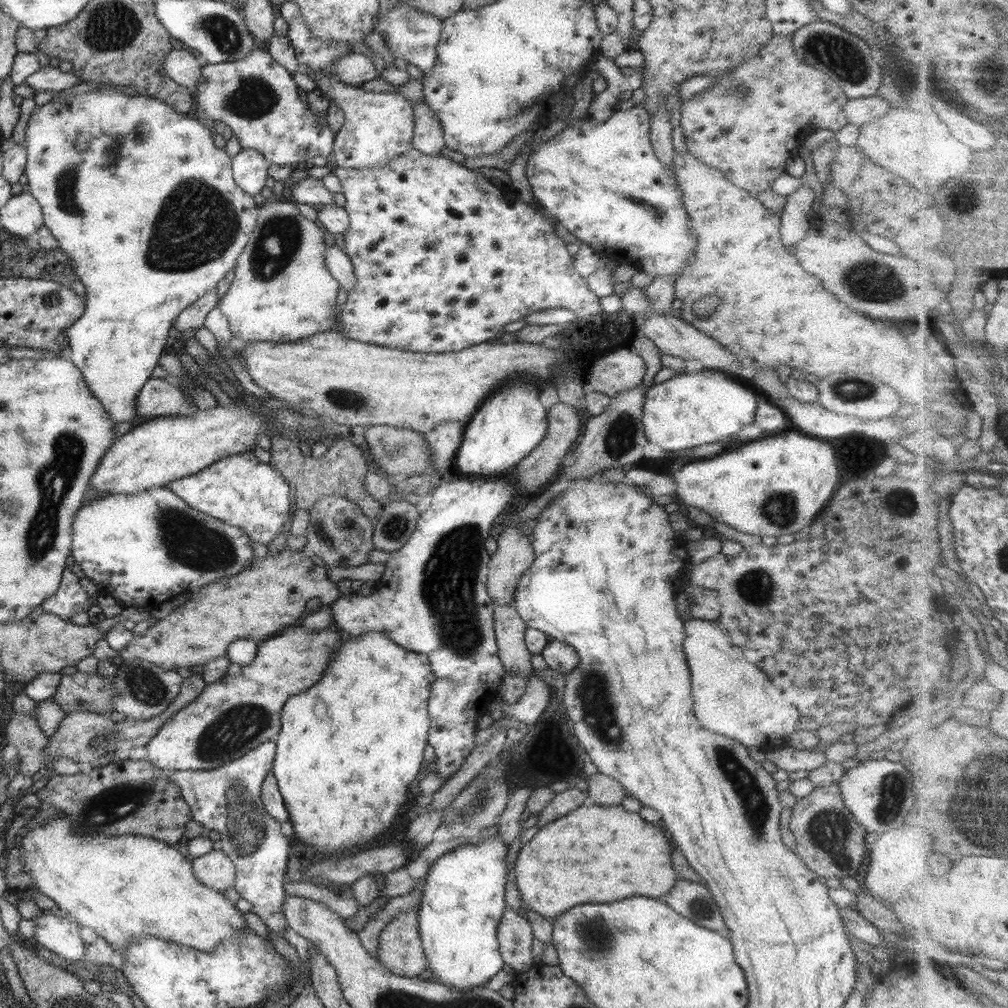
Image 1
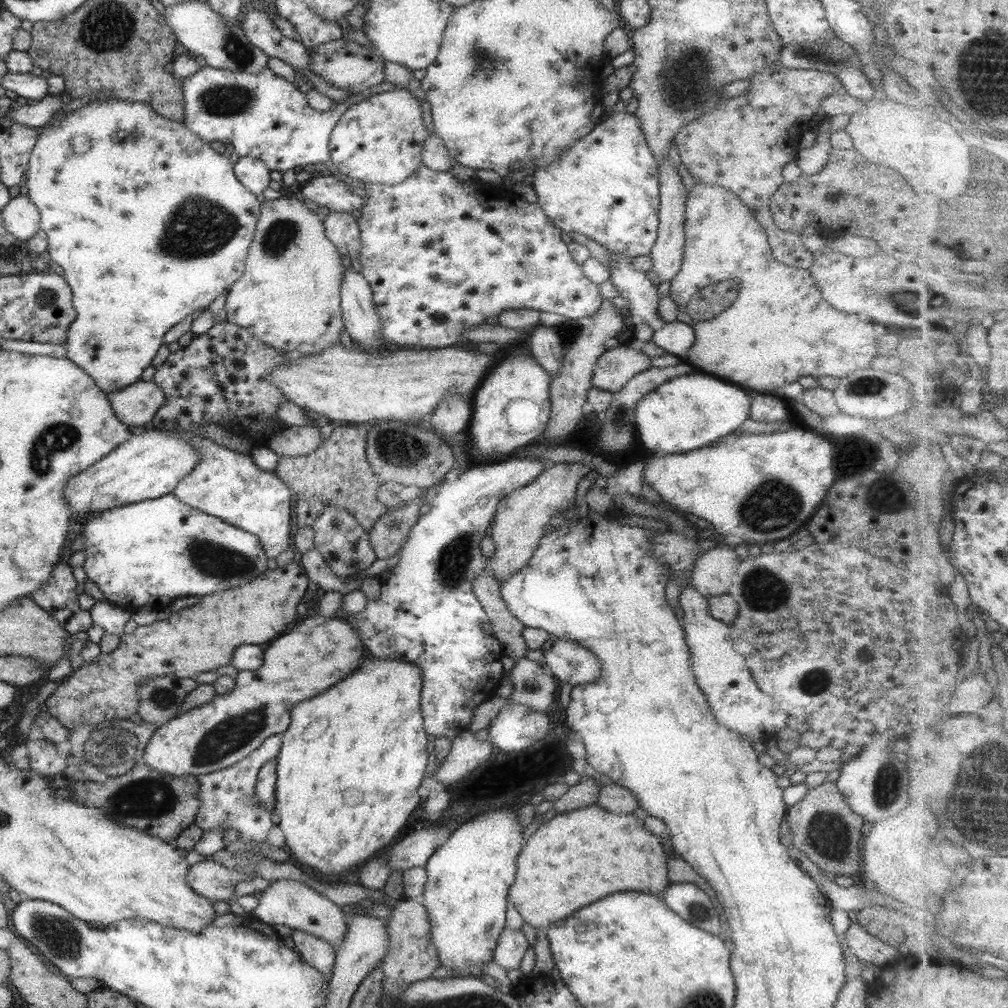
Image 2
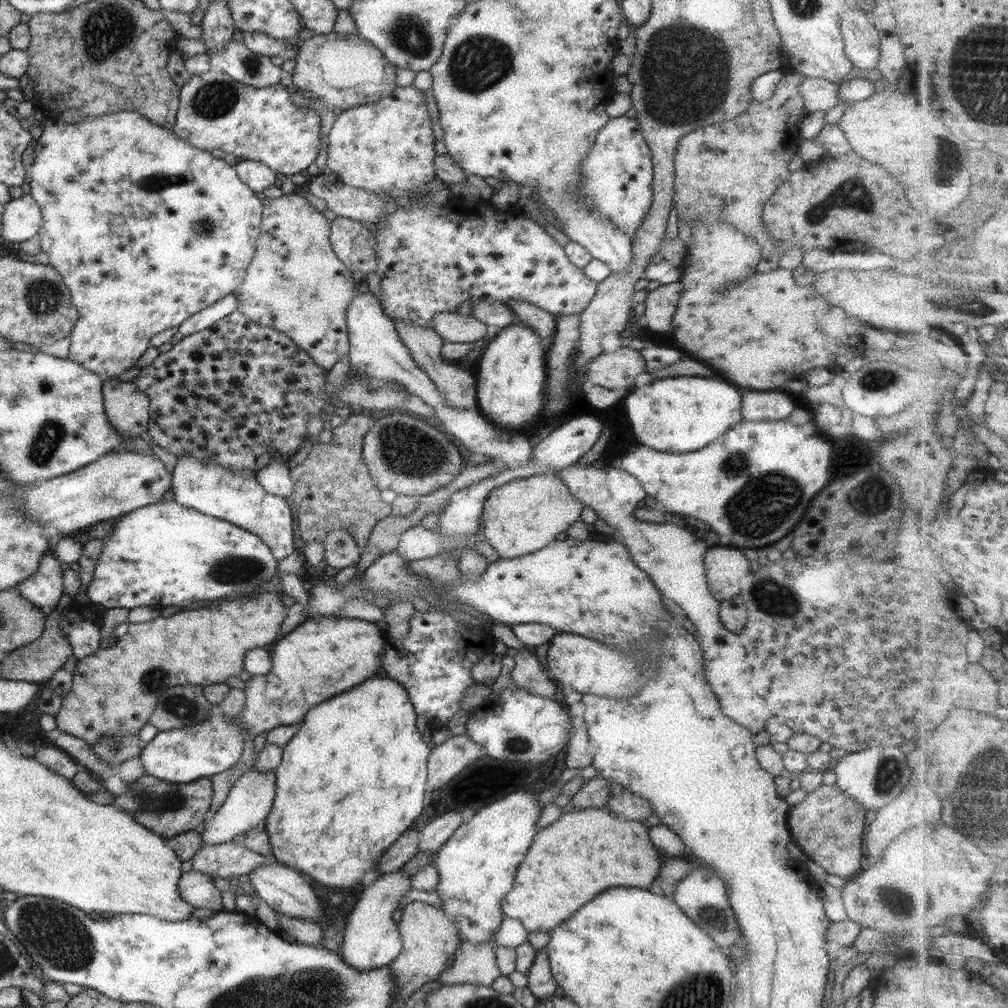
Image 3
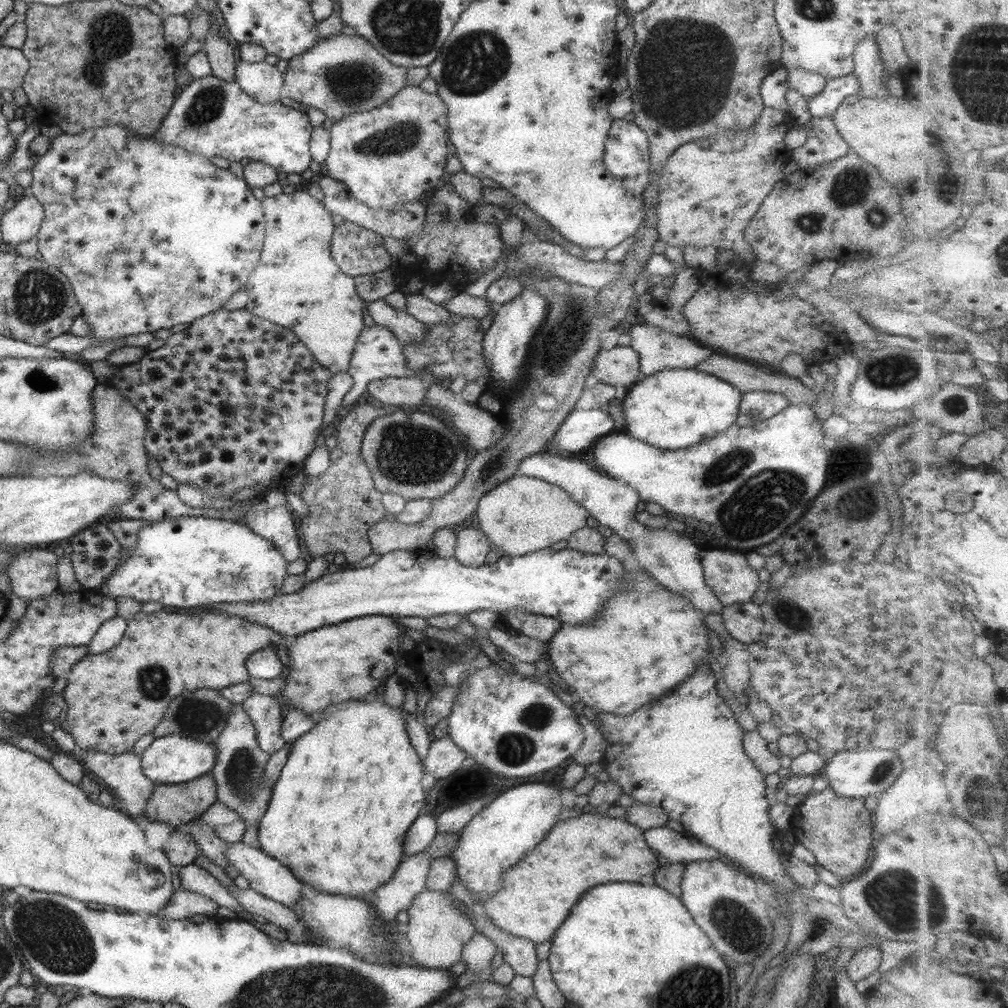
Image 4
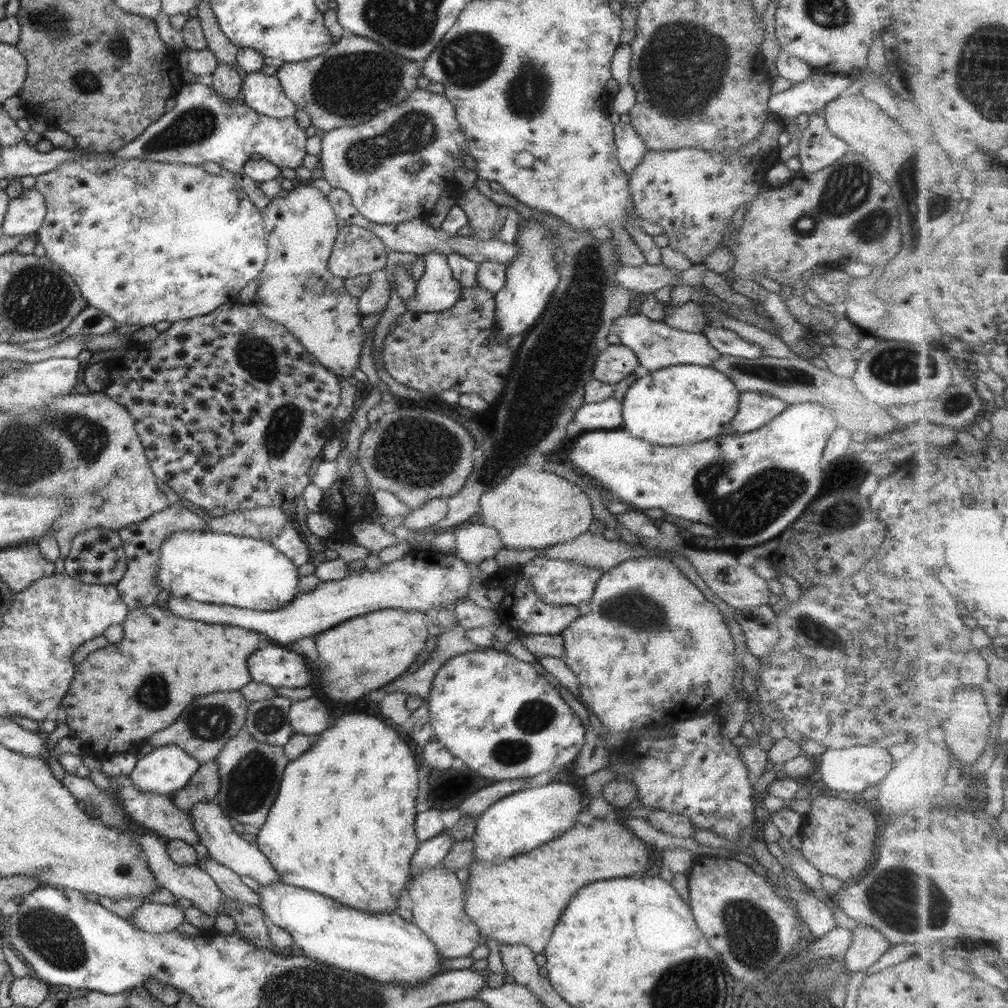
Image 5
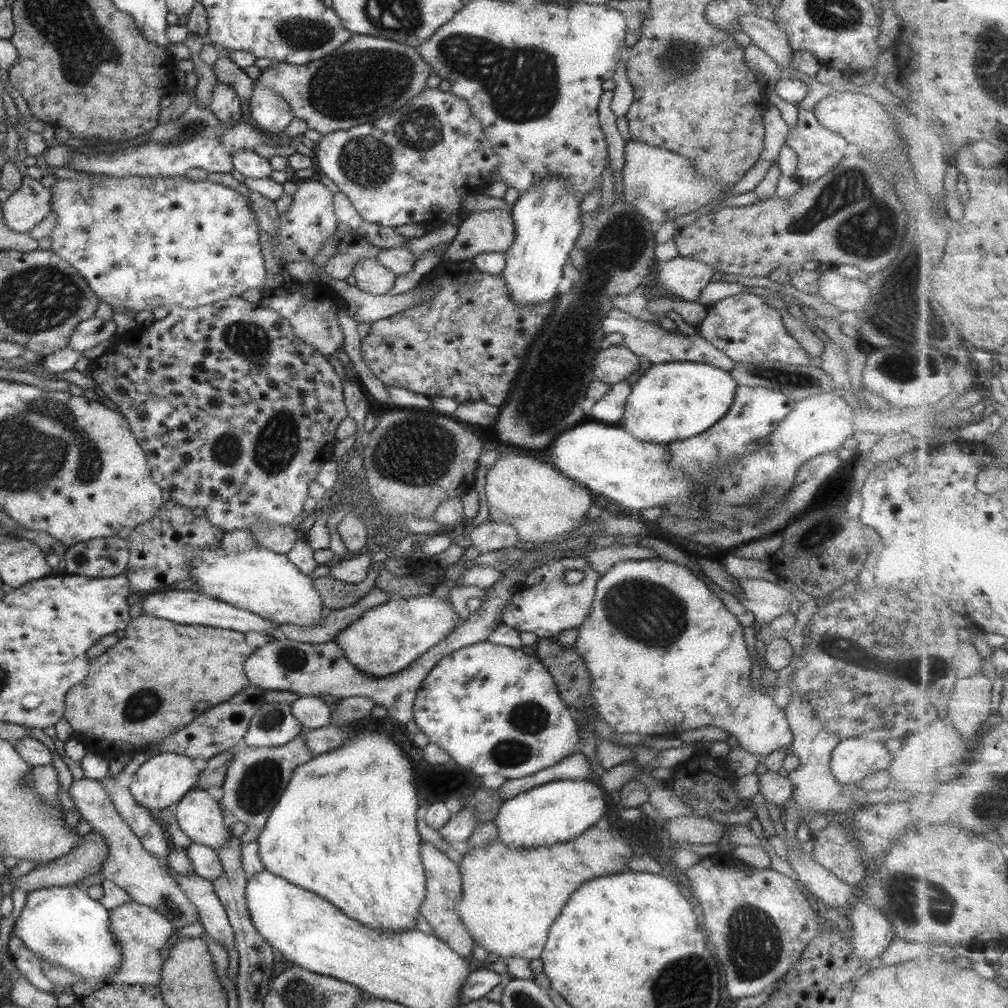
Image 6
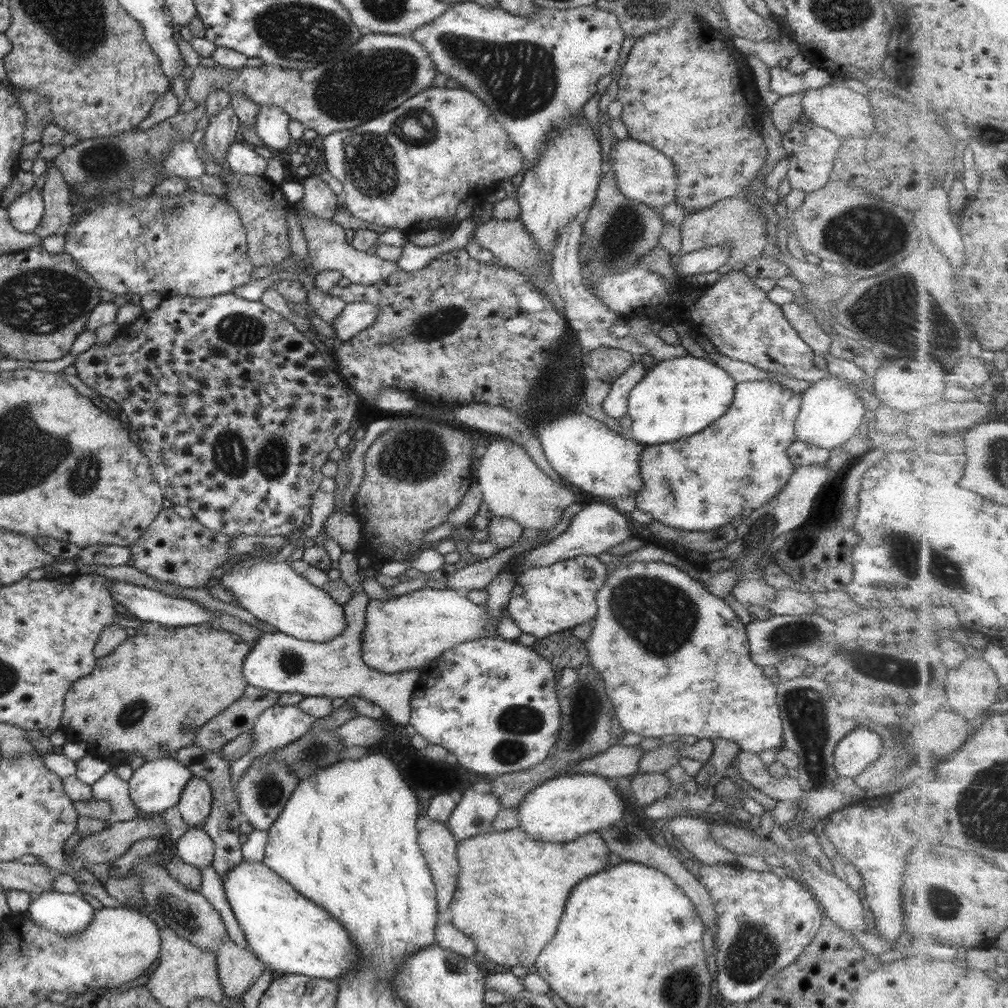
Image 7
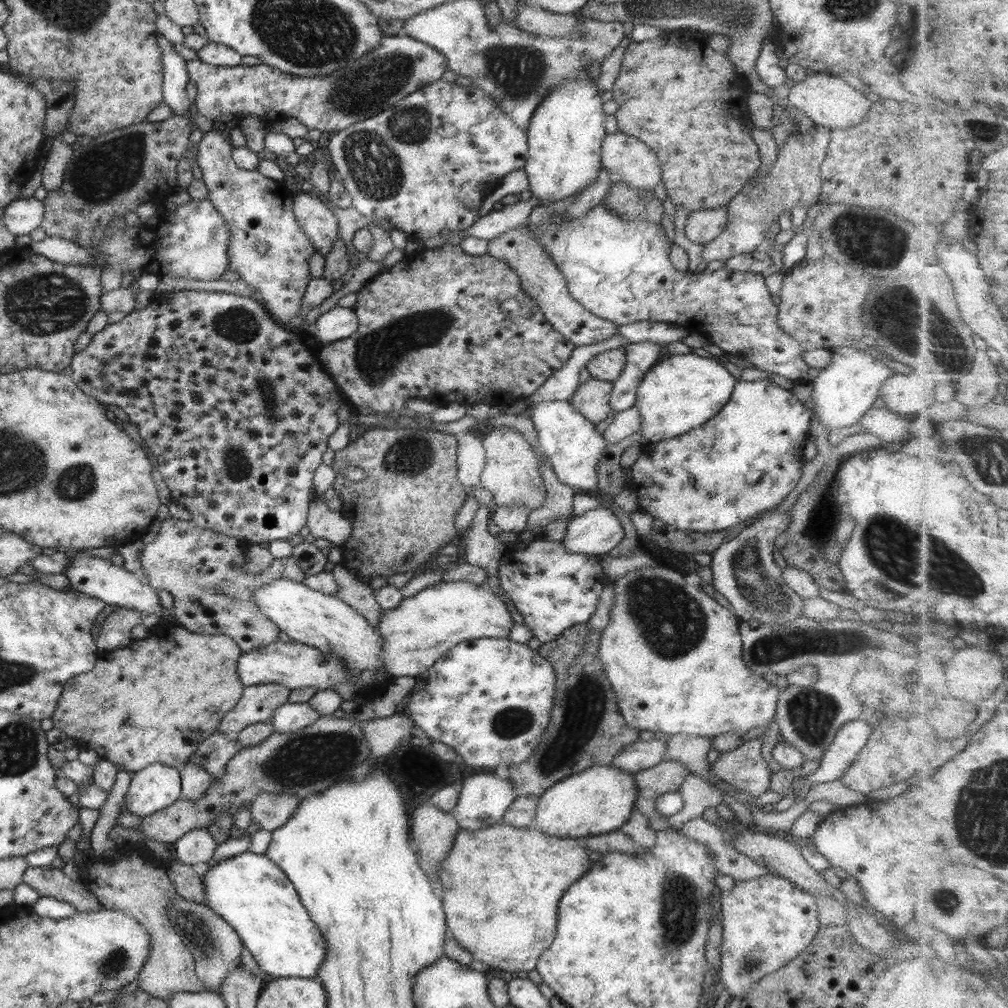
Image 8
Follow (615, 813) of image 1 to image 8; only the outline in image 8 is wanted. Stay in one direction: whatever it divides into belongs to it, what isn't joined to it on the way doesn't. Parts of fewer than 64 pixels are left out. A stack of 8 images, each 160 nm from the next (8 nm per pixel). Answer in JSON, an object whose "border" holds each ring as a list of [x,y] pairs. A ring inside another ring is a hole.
{"border":[[[497,822],[485,829],[460,829],[454,834],[449,854],[439,866],[442,910],[452,939],[469,952],[472,960],[485,966],[516,973],[533,970],[539,954],[553,942],[557,900],[569,884],[589,870],[589,853],[579,840],[549,836],[535,826],[518,829],[509,823]]]}

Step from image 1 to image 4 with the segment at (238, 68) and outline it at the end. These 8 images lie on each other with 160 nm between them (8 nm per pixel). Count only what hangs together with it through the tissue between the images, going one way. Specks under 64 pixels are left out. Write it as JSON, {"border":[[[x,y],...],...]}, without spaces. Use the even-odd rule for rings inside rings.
{"border":[[[210,74],[205,78],[192,79],[183,87],[151,137],[162,144],[178,146],[185,152],[199,154],[207,159],[221,156],[227,162],[262,162],[272,166],[276,172],[299,175],[312,160],[308,149],[311,129],[306,114],[283,105],[280,100],[259,104],[245,94],[237,83],[223,82]]]}

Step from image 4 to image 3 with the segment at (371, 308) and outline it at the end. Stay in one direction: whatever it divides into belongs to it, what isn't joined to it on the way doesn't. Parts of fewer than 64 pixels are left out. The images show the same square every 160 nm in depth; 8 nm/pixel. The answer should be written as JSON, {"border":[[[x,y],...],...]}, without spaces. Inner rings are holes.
{"border":[[[393,319],[391,321],[394,324],[400,341],[409,350],[413,362],[435,384],[435,388],[437,388],[443,404],[447,404],[449,408],[457,408],[457,410],[477,411],[475,398],[476,380],[467,371],[463,371],[461,368],[453,366],[451,362],[444,361],[440,358],[439,349],[444,340],[429,327],[416,326],[415,323],[399,319]]]}

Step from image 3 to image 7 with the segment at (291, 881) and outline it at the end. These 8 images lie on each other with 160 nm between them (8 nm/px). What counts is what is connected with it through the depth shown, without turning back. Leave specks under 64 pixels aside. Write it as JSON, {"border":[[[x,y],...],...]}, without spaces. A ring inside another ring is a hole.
{"border":[[[192,776],[183,787],[175,807],[183,822],[189,825],[189,829],[201,829],[202,820],[209,812],[211,801],[208,782],[198,776]]]}

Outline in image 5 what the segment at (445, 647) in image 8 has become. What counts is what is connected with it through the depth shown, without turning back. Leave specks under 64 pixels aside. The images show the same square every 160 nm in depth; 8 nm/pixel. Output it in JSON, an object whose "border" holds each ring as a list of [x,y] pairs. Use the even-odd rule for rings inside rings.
{"border":[[[376,610],[340,622],[313,635],[319,658],[325,664],[325,670],[317,668],[317,686],[331,700],[350,702],[362,697],[405,672],[425,648],[429,635],[426,615],[416,610]]]}

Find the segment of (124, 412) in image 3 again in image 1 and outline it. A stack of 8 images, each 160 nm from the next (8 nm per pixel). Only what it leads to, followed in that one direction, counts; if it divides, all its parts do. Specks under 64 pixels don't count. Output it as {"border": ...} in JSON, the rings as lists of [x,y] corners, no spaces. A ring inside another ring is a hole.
{"border":[[[149,378],[135,396],[135,422],[167,417],[169,415],[193,416],[197,408],[187,401],[179,388],[172,382],[161,378]]]}

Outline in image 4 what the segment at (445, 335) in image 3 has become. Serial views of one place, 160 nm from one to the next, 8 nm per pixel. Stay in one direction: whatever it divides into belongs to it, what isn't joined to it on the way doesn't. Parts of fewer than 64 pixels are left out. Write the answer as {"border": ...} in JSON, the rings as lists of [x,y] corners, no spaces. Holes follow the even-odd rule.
{"border":[[[407,293],[404,295],[406,302],[406,313],[415,320],[425,325],[449,326],[453,320],[453,314],[447,312],[441,304],[430,304],[429,299],[420,293]]]}

